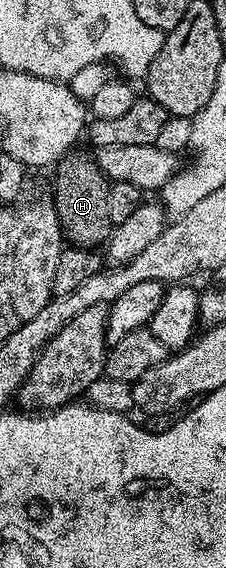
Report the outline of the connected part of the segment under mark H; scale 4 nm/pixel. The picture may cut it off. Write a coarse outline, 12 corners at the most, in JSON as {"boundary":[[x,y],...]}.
{"boundary":[[93,156],[56,165],[52,208],[75,249],[105,246],[111,182]]}

